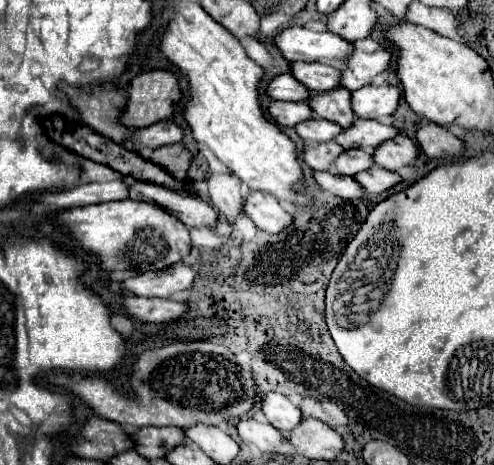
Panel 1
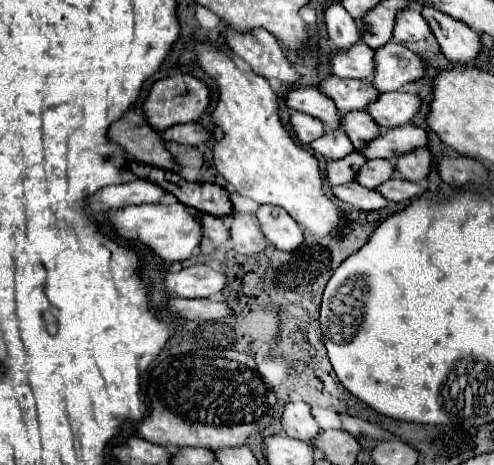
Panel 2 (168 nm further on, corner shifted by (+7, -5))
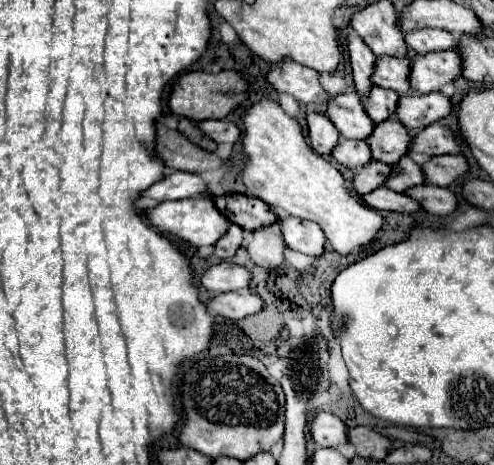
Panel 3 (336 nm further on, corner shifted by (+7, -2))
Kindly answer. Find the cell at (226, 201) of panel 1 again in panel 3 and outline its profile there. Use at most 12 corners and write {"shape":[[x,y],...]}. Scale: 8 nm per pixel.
{"shape":[[277,225],[247,233],[245,249],[265,269],[283,265]]}

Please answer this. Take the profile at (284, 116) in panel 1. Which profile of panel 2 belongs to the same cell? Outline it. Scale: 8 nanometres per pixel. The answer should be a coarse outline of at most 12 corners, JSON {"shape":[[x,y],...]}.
{"shape":[[291,112],[289,122],[303,146],[323,136],[321,120]]}

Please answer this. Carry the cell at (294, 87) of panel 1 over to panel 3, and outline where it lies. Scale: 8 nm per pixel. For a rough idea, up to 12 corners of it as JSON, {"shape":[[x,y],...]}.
{"shape":[[351,91],[329,101],[327,117],[347,139],[367,139],[375,127]]}

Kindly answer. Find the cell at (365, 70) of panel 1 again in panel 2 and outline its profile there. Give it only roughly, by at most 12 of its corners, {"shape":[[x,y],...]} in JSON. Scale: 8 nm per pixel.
{"shape":[[407,46],[375,50],[373,86],[399,90],[423,76],[423,62]]}

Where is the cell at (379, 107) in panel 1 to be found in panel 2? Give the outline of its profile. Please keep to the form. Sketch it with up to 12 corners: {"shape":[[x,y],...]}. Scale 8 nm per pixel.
{"shape":[[383,92],[367,114],[383,128],[409,124],[421,100]]}

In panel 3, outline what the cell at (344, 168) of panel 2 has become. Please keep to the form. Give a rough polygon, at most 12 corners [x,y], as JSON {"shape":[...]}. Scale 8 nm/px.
{"shape":[[381,161],[365,165],[353,181],[359,195],[385,185],[391,175]]}

